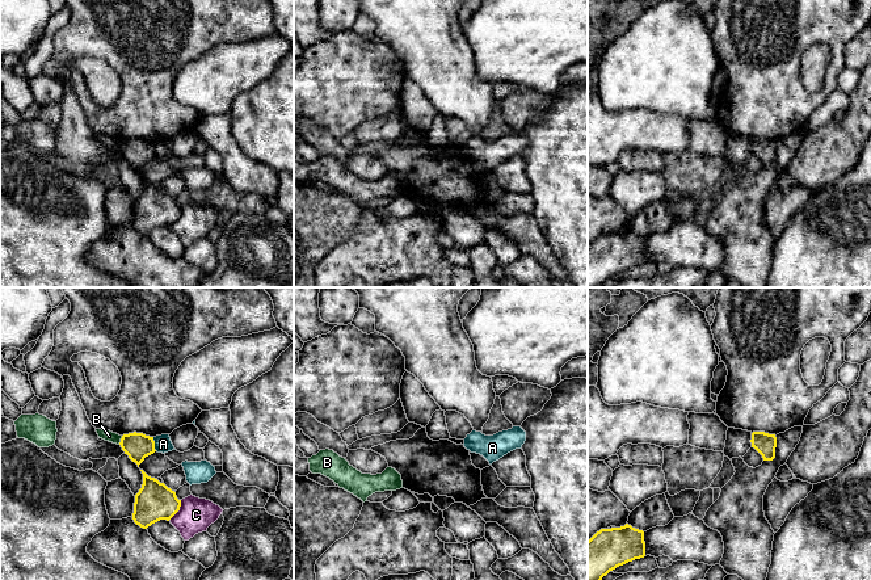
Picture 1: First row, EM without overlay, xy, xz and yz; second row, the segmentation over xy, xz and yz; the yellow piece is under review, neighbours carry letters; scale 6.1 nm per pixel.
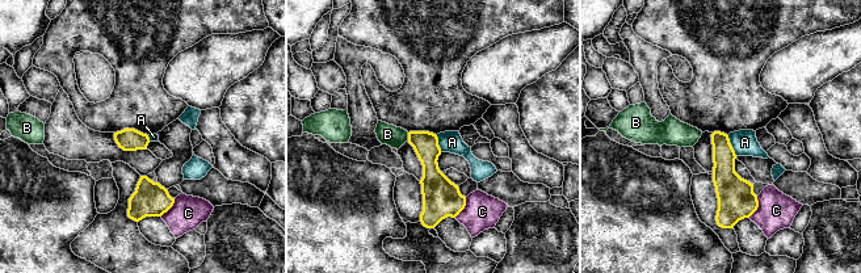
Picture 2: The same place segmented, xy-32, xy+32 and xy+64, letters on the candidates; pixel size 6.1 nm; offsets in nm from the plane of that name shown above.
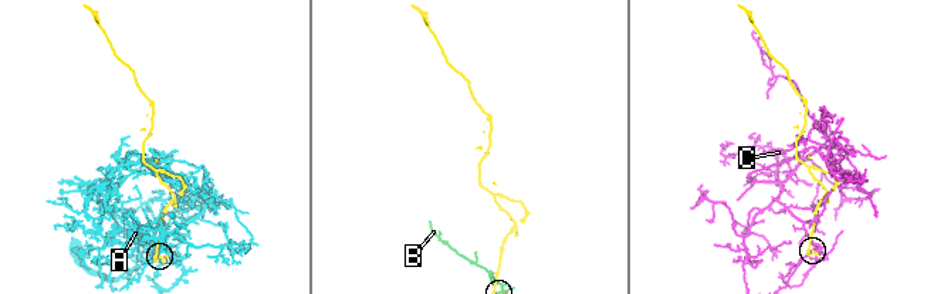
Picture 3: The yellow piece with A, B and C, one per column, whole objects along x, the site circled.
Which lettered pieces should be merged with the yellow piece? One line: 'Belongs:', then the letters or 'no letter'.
Belongs: no letter

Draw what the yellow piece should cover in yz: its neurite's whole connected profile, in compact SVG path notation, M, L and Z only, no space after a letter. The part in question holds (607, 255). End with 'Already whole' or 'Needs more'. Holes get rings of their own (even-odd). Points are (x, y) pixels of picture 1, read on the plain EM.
M628 230L601 235L588 247L588 287L601 287L617 273L644 262L643 236Z. Already whole

